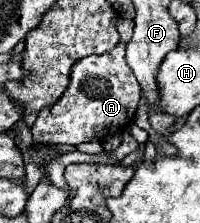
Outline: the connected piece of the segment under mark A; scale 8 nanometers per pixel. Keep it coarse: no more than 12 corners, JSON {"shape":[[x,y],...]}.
{"shape":[[119,44],[77,60],[63,96],[37,114],[37,144],[121,134],[141,98]]}

